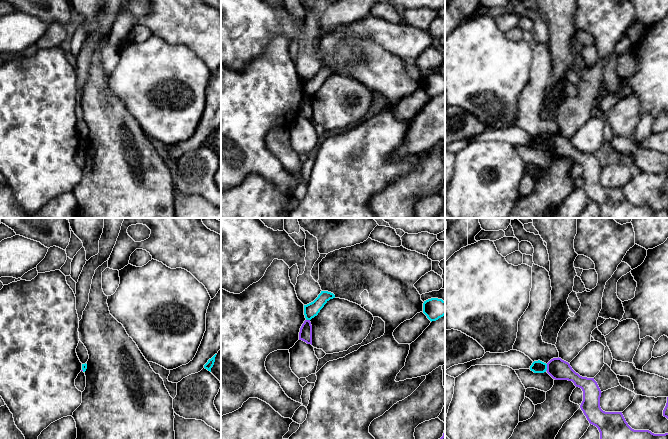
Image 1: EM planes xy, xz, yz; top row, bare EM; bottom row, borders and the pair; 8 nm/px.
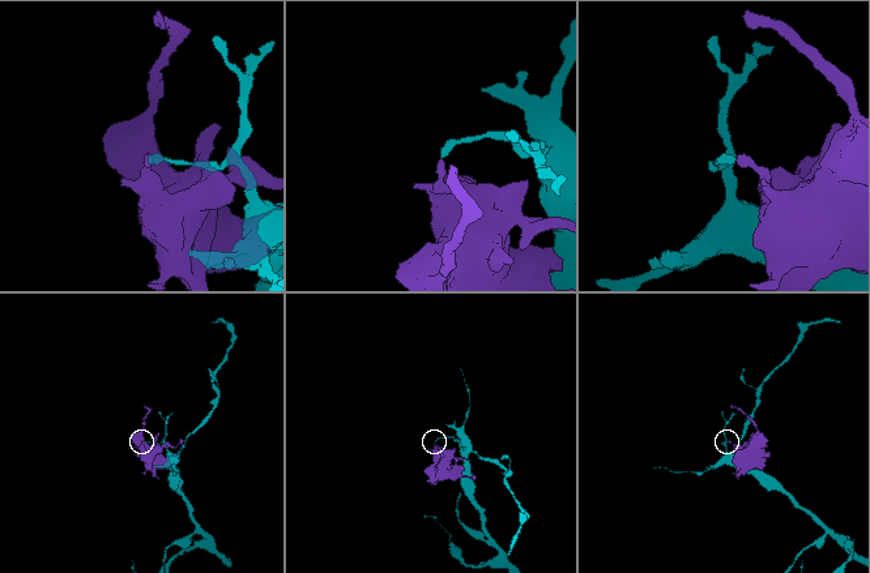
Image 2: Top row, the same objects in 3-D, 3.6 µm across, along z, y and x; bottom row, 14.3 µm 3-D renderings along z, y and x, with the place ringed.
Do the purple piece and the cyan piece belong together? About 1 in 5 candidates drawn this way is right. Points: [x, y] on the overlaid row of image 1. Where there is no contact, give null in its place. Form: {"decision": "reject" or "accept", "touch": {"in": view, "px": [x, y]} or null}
{"decision": "reject", "touch": {"in": "yz", "px": [547, 367]}}

